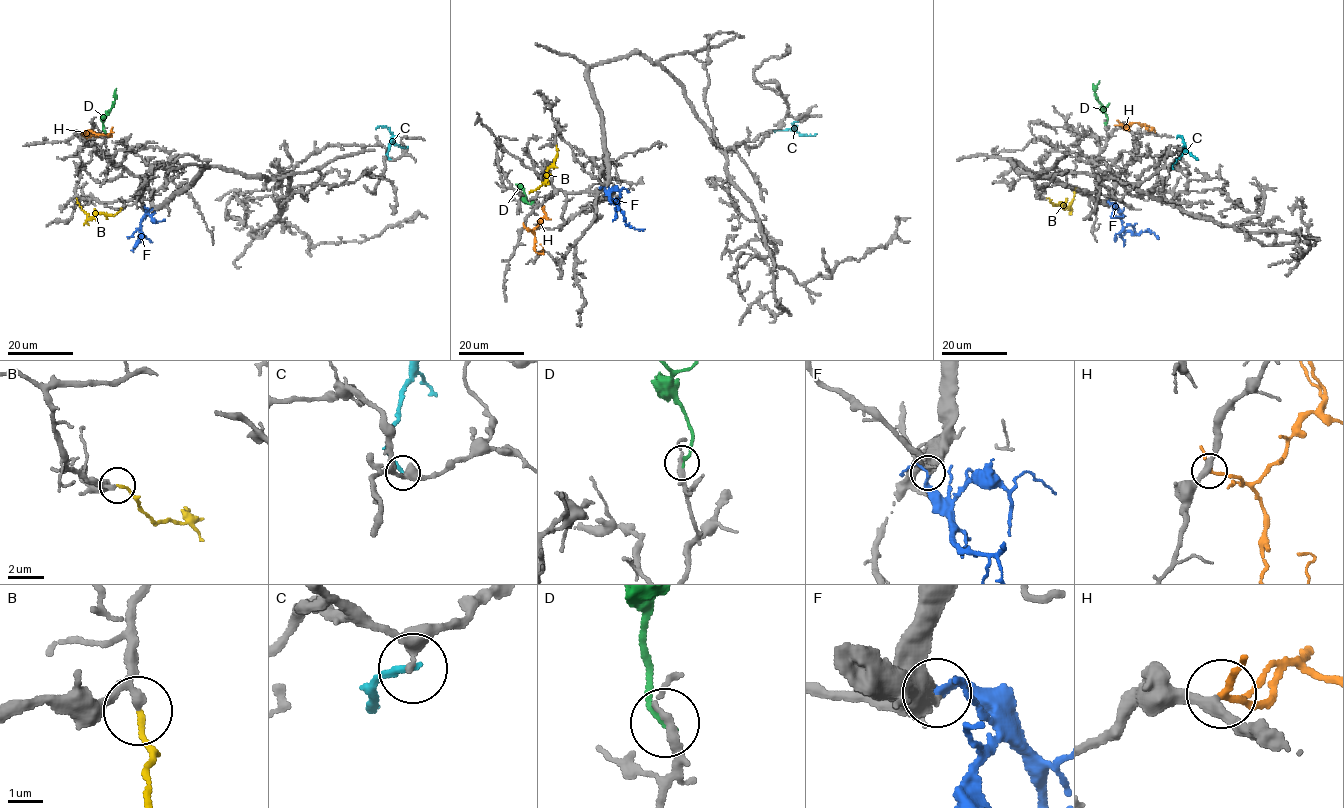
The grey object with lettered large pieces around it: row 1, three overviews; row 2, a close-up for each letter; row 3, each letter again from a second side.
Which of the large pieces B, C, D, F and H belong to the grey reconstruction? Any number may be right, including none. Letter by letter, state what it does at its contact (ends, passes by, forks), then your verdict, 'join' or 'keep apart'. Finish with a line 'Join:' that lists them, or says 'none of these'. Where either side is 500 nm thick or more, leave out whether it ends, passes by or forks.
B: it ends there; join
C: it ends there; keep apart
D: it ends there; keep apart
F: it passes by; keep apart
H: it passes by; join
Join: B, H

